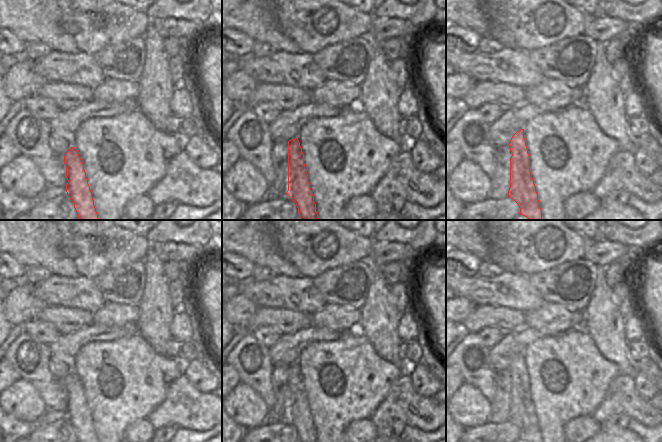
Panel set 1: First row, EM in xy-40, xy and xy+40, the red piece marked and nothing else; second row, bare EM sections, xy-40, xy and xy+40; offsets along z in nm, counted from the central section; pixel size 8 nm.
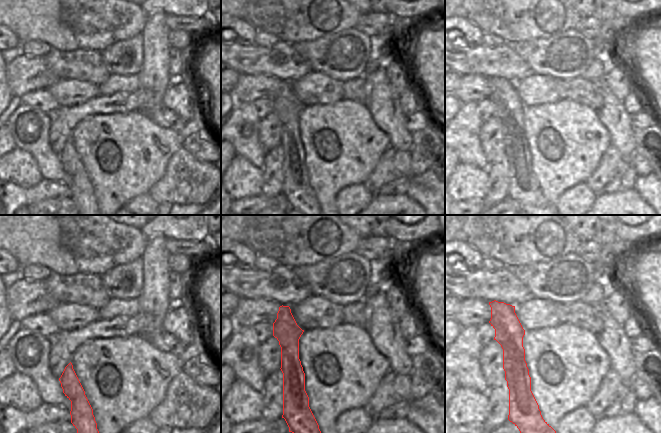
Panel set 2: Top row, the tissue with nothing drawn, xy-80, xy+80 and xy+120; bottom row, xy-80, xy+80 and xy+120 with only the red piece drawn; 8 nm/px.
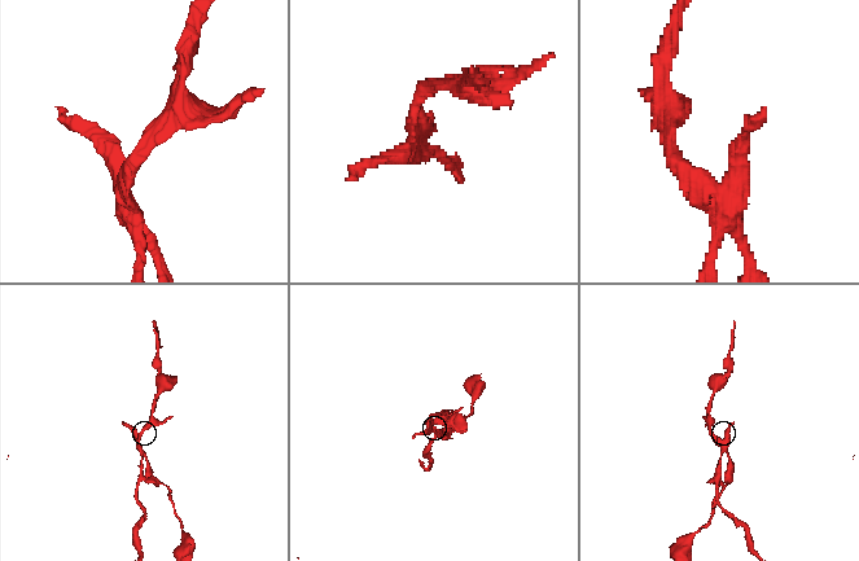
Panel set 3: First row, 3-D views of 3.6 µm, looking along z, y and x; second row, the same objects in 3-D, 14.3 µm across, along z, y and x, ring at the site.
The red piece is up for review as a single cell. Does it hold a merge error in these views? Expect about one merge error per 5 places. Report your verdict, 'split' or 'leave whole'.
split

